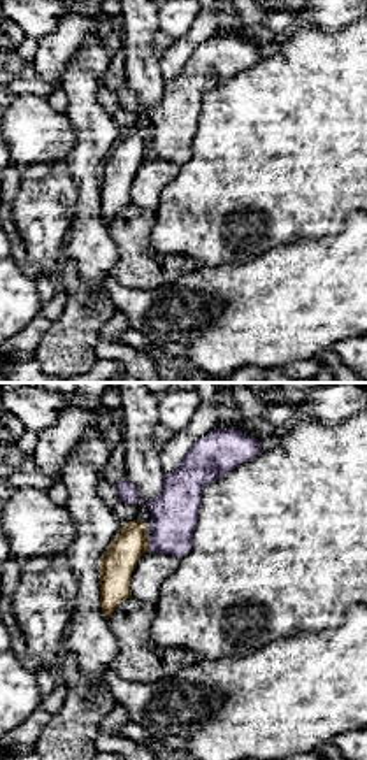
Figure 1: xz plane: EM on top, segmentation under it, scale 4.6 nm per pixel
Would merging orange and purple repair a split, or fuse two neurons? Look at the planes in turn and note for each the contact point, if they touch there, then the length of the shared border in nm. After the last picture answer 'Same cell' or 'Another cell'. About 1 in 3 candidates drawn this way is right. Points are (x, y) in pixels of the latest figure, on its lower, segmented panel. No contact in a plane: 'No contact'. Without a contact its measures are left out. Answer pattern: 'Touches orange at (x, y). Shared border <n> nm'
Touches orange at (148, 543). Shared border 60 nm

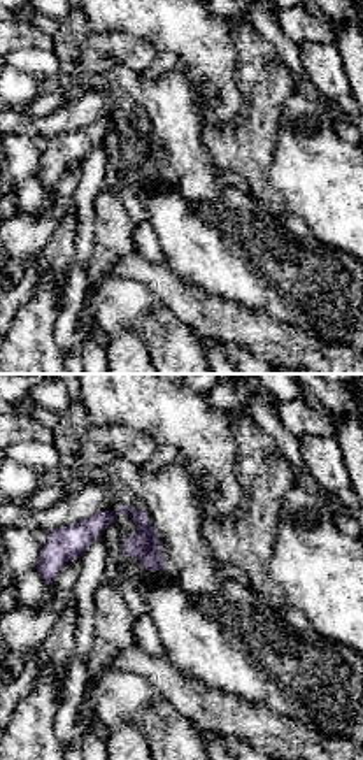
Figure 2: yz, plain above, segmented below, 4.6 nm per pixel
No contact

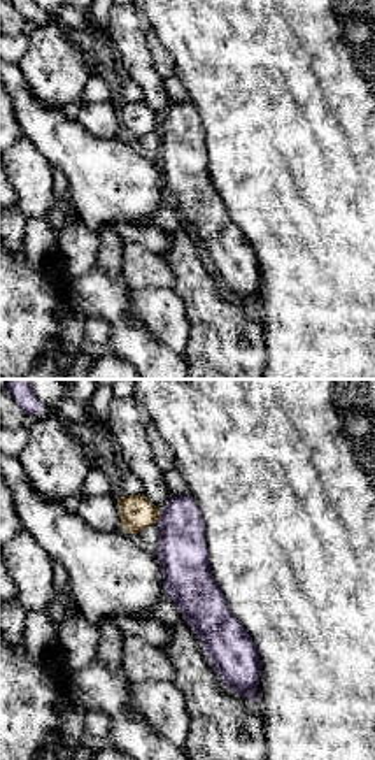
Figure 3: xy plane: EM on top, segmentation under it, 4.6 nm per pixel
Touches orange at (158, 518). Shared border 50 nm

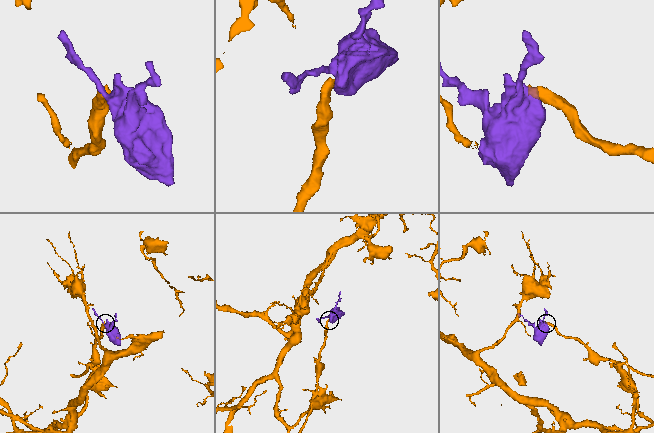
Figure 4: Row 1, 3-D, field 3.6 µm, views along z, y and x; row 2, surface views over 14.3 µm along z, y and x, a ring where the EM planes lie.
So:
Another cell

